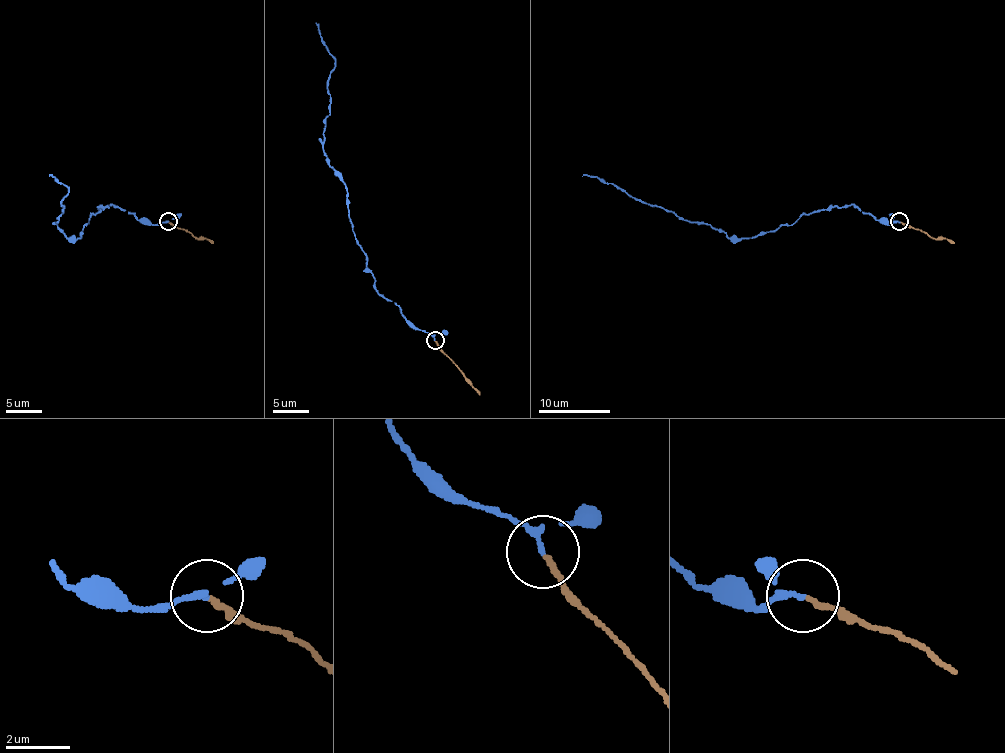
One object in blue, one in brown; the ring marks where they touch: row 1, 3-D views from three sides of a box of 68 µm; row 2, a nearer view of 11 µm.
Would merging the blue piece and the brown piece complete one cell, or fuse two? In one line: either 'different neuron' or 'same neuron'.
same neuron

